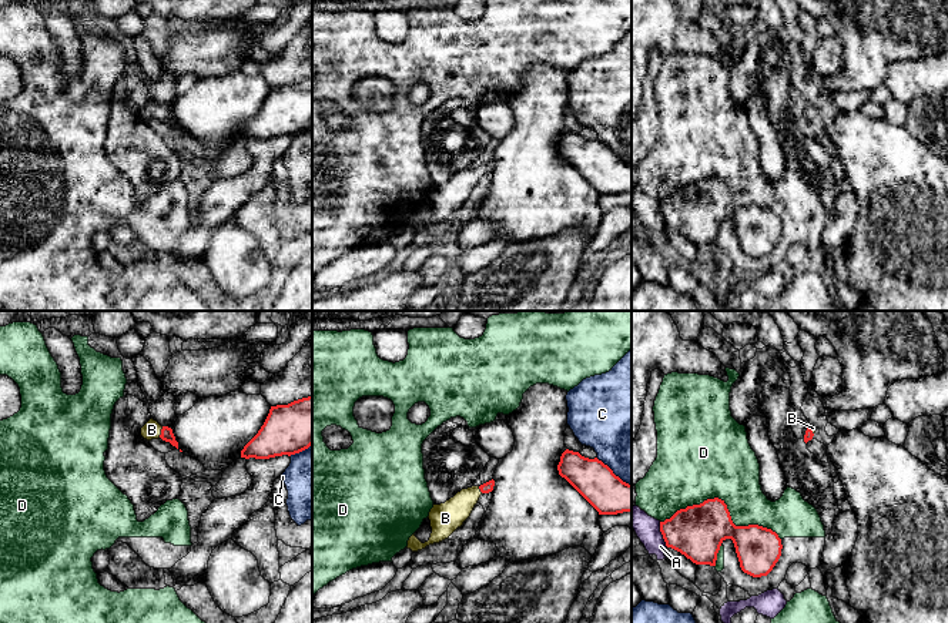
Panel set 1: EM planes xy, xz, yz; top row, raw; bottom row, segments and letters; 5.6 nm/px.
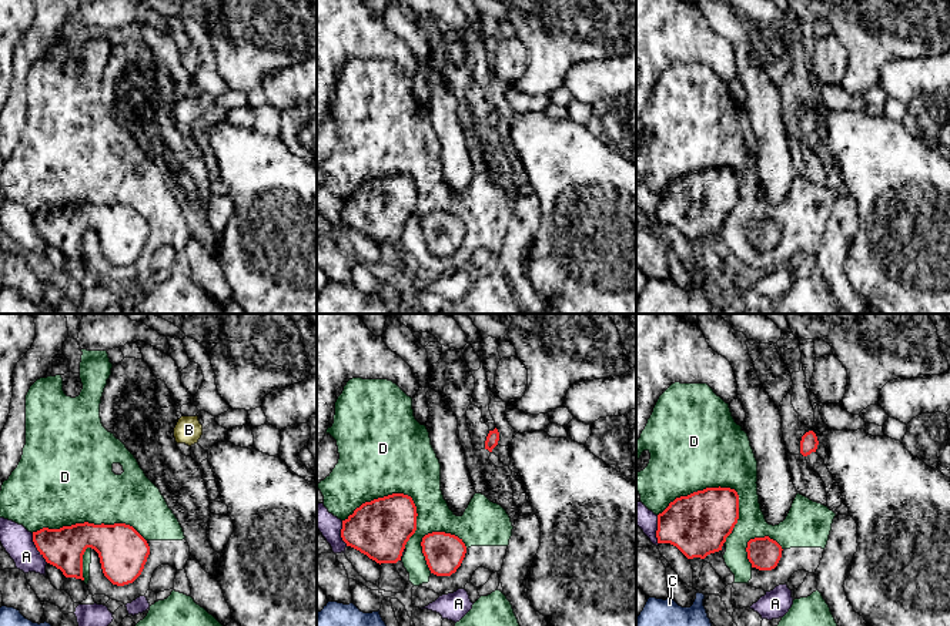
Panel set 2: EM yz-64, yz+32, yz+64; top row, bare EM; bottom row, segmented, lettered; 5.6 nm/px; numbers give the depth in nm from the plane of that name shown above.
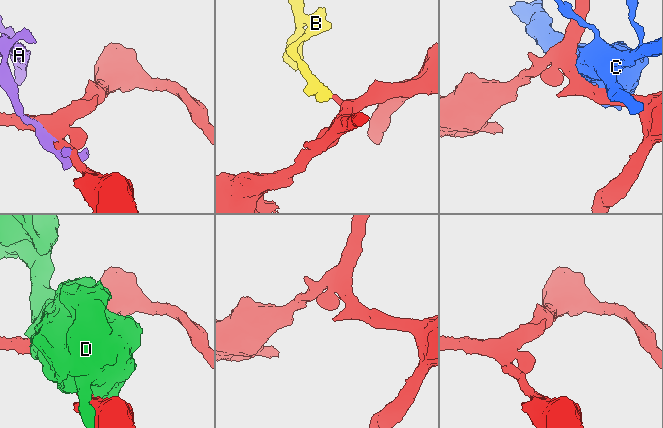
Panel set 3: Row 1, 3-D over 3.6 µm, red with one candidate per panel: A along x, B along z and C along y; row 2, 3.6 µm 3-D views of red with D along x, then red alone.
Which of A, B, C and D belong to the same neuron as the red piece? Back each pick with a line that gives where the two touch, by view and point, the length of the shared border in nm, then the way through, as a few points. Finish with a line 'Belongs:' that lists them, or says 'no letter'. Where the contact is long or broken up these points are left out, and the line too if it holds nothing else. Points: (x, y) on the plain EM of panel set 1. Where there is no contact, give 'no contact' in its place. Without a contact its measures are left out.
B: meets red in xy at (161, 113); contact 70 nm long; runs through xy (167, 116), (161, 113), (151, 110)
Belongs: B

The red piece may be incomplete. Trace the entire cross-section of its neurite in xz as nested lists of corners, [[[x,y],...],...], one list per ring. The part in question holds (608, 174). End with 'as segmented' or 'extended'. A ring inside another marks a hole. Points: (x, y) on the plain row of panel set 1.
[[[566,130],[557,151],[599,195],[632,192],[632,165],[623,163],[597,138],[589,140]]]; as segmented

